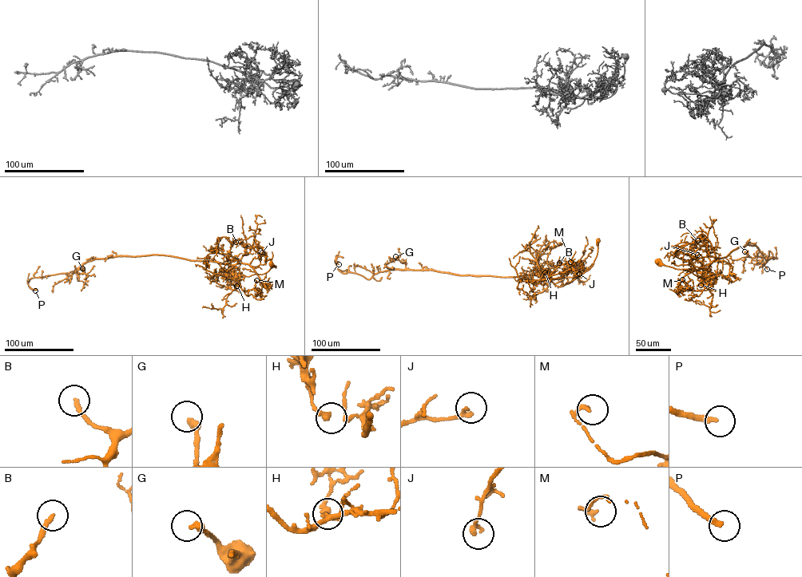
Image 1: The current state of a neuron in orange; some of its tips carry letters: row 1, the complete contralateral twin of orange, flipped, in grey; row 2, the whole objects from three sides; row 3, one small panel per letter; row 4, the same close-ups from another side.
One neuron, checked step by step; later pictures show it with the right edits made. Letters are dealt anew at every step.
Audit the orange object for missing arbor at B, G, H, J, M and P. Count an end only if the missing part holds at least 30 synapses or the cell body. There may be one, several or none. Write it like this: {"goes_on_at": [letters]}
{"goes_on_at": ["B", "P"]}

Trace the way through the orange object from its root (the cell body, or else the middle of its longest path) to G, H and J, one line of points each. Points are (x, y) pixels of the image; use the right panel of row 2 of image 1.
G: (657, 261), (687, 269), (703, 278), (712, 262), (737, 248), (755, 244), (760, 250), (752, 258), (744, 251)
H: (657, 261), (676, 269), (687, 269), (698, 277), (703, 278), (706, 274), (700, 278), (700, 285)
J: (657, 261), (676, 269), (687, 269), (703, 278), (710, 264), (704, 266), (691, 257), (697, 254)

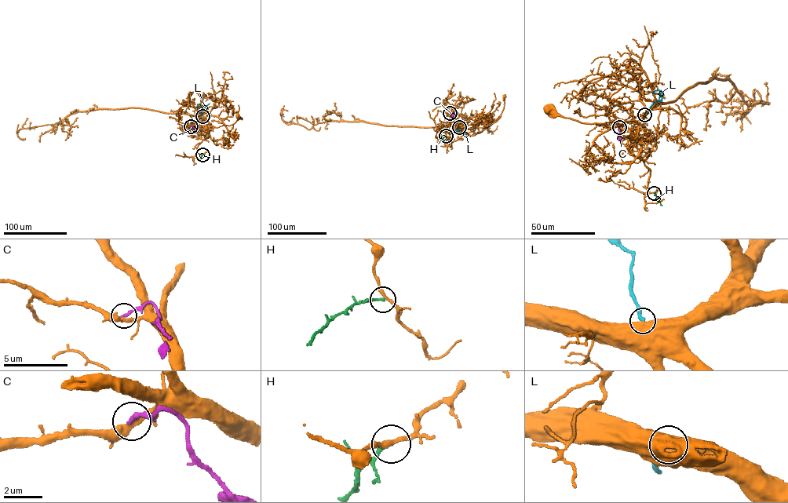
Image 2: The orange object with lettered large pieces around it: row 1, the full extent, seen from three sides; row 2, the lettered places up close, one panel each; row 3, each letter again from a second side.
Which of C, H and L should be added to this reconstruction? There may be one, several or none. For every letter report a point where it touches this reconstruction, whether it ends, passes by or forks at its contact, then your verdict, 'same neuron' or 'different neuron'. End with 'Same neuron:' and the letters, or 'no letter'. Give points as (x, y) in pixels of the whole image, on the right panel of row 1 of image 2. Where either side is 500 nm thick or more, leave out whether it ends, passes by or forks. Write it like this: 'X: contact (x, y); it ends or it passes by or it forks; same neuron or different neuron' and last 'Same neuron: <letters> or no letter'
C: contact (619, 127); it ends; different neuron
H: contact (654, 193); it ends; different neuron
L: contact (644, 114); different neuron
Same neuron: no letter

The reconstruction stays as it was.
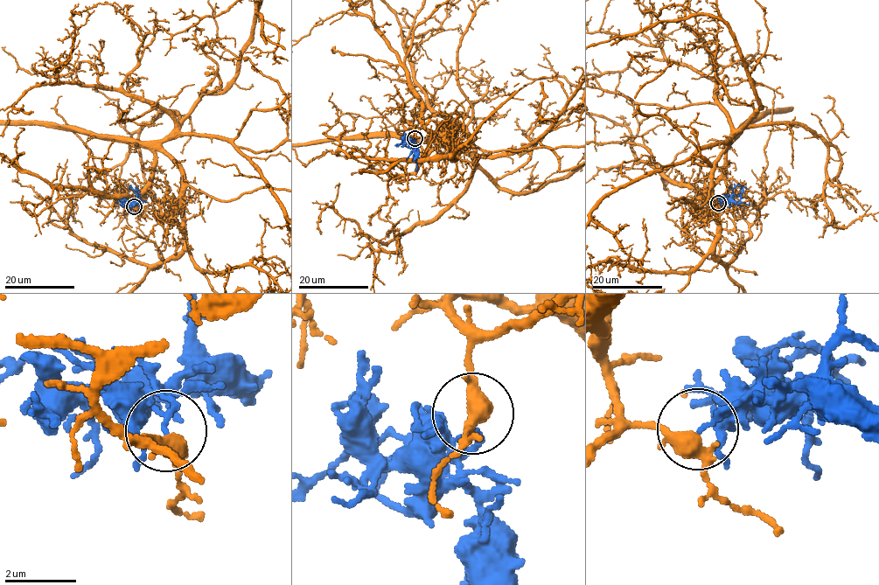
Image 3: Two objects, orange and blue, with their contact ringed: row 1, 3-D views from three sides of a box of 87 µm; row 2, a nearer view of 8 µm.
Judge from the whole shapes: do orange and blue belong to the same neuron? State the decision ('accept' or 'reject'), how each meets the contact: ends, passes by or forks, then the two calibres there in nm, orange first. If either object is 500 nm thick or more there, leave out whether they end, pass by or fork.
accept | orange passes by | blue passes by | 400/90 nm

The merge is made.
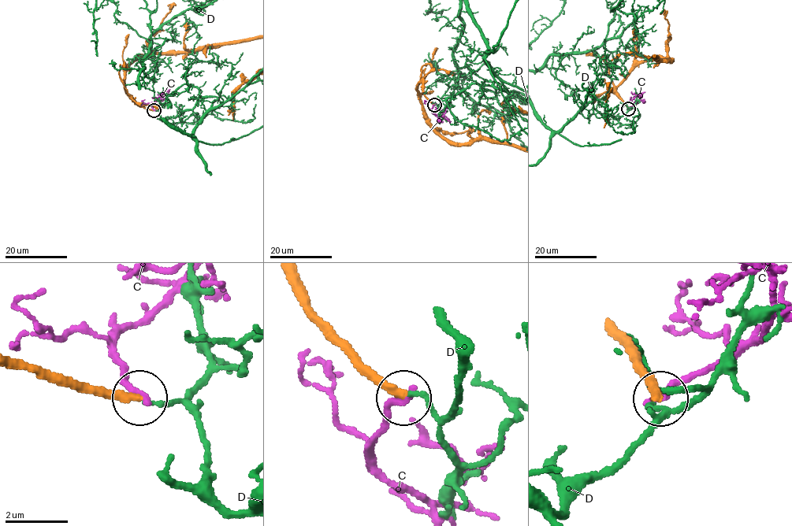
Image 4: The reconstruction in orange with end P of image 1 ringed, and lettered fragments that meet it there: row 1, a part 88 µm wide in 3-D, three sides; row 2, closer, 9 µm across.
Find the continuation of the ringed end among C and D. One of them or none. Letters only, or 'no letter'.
no letter

